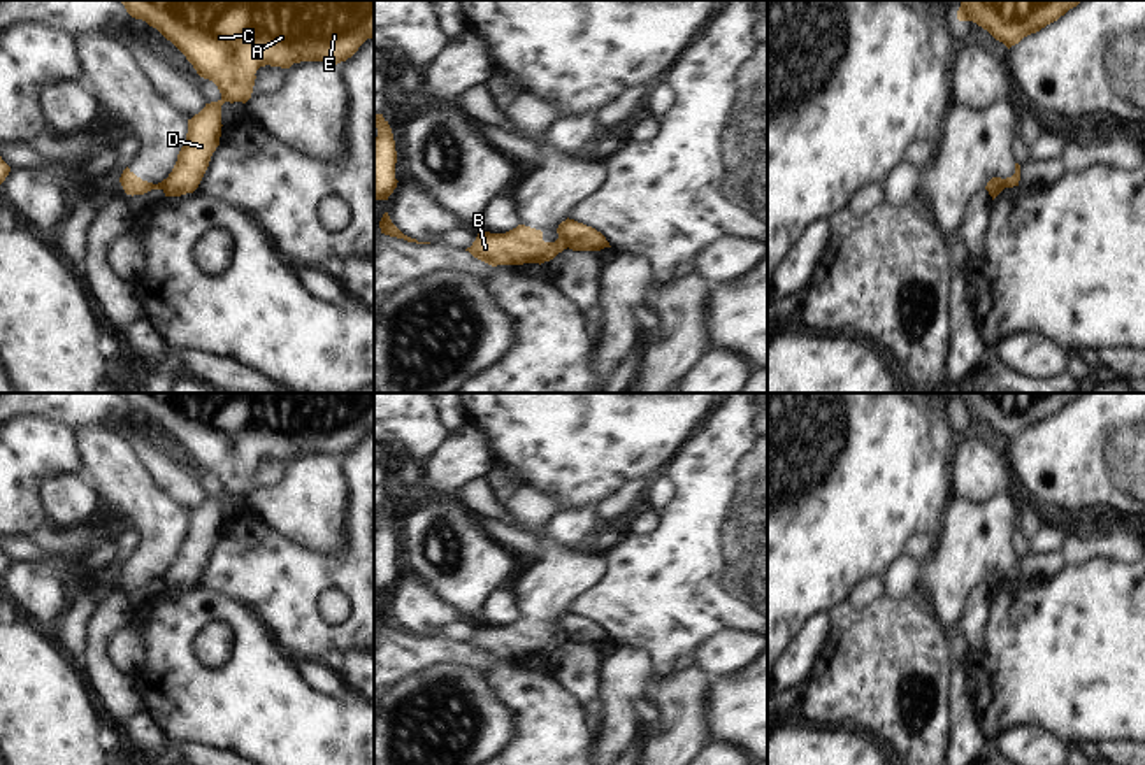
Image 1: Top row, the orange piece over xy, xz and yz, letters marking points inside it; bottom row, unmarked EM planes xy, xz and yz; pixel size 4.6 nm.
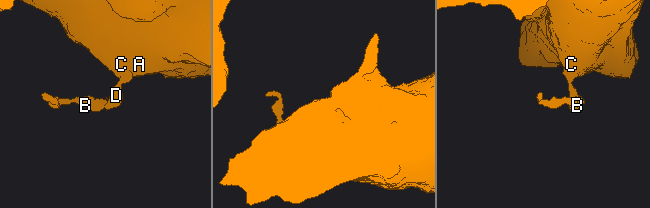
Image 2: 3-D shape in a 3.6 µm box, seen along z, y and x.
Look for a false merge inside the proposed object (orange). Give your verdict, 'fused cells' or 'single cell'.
fused cells

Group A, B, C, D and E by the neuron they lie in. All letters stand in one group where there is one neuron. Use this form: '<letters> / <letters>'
A C D E / B

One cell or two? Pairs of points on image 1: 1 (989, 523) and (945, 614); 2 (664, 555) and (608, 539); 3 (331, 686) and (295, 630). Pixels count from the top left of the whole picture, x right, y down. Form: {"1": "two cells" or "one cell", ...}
{"1": "one cell", "2": "two cells", "3": "two cells"}

